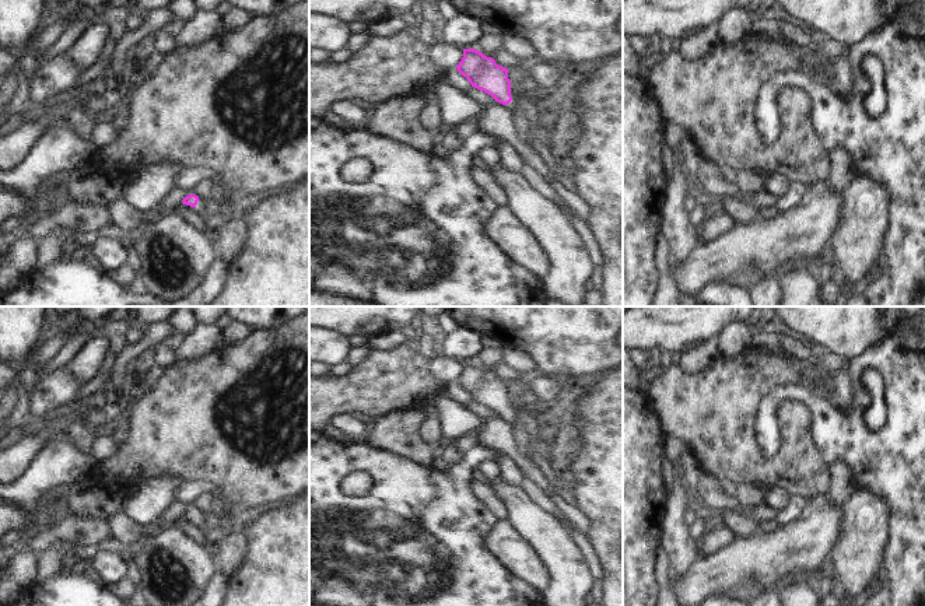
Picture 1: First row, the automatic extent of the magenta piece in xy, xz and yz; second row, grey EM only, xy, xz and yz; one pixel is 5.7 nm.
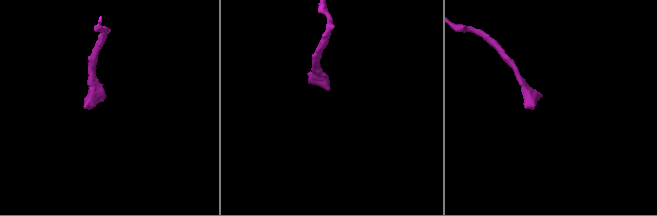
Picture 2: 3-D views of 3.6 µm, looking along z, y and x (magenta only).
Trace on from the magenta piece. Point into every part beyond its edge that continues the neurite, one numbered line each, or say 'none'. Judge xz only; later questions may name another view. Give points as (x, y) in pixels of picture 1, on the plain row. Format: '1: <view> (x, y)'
1: xz (514, 423)

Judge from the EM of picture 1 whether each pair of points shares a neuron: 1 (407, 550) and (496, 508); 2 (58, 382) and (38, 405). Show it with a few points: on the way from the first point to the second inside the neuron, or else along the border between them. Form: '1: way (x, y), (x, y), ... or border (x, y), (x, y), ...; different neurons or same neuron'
1: border (469, 484), (469, 491), (496, 519); different neurons
2: way (53, 388), (42, 399); same neuron

